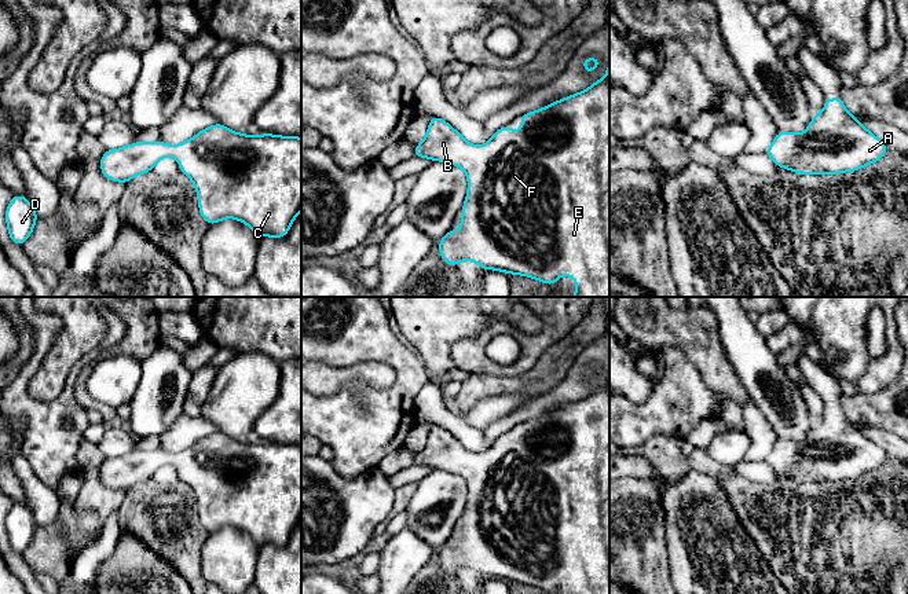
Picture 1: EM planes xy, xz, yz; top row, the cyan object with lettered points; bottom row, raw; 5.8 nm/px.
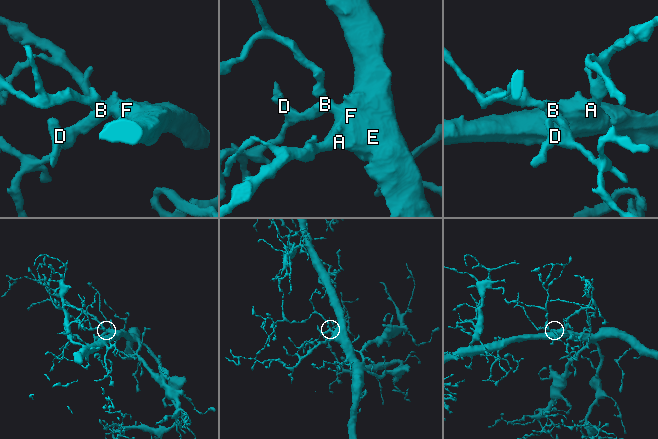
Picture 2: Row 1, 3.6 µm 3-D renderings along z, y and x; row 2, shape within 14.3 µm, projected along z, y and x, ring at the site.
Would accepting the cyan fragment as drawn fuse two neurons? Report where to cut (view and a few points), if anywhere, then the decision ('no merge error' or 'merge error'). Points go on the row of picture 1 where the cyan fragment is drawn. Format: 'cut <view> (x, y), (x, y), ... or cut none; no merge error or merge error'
cut none; no merge error

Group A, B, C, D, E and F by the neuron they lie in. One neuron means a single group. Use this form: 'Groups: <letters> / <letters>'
Groups: A B C D E F

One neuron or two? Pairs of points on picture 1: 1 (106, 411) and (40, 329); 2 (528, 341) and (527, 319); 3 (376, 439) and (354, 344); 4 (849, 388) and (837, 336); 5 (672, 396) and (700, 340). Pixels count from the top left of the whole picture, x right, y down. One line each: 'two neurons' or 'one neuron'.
1: two neurons
2: two neurons
3: one neuron
4: two neurons
5: two neurons

